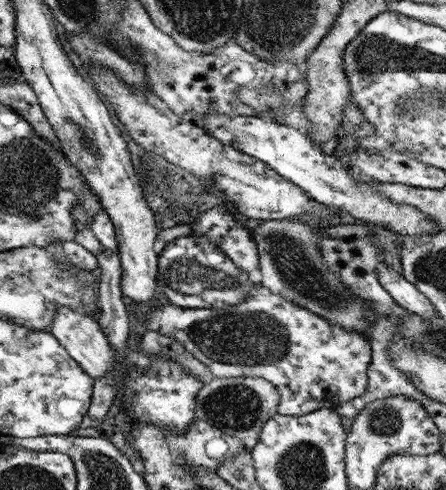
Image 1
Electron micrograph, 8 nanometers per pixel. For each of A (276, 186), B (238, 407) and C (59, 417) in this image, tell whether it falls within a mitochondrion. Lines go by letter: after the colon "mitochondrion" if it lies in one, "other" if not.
A: other
B: mitochondrion
C: other

